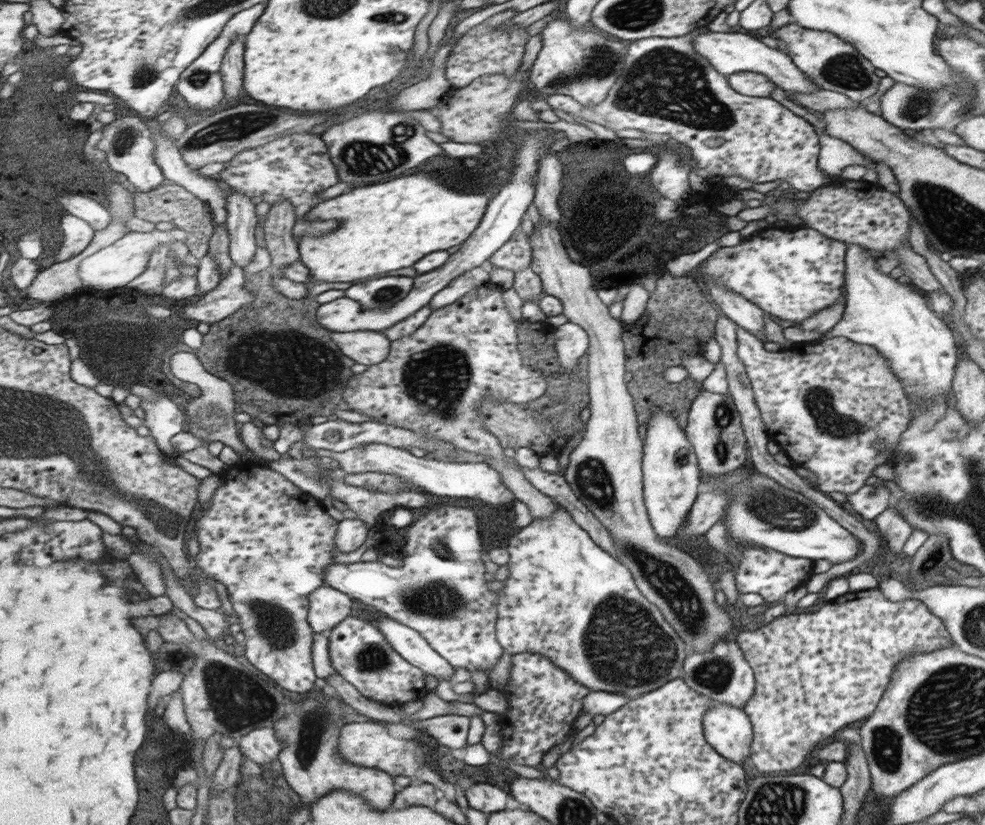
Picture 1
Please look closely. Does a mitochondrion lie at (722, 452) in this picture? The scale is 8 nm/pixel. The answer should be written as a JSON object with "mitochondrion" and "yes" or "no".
{"mitochondrion":"yes"}

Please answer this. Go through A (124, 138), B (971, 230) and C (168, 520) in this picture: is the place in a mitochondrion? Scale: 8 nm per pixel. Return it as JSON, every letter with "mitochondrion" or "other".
{"A":"mitochondrion","B":"mitochondrion","C":"mitochondrion"}

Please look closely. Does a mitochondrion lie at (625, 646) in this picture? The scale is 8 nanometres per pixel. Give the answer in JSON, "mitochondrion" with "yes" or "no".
{"mitochondrion":"yes"}

